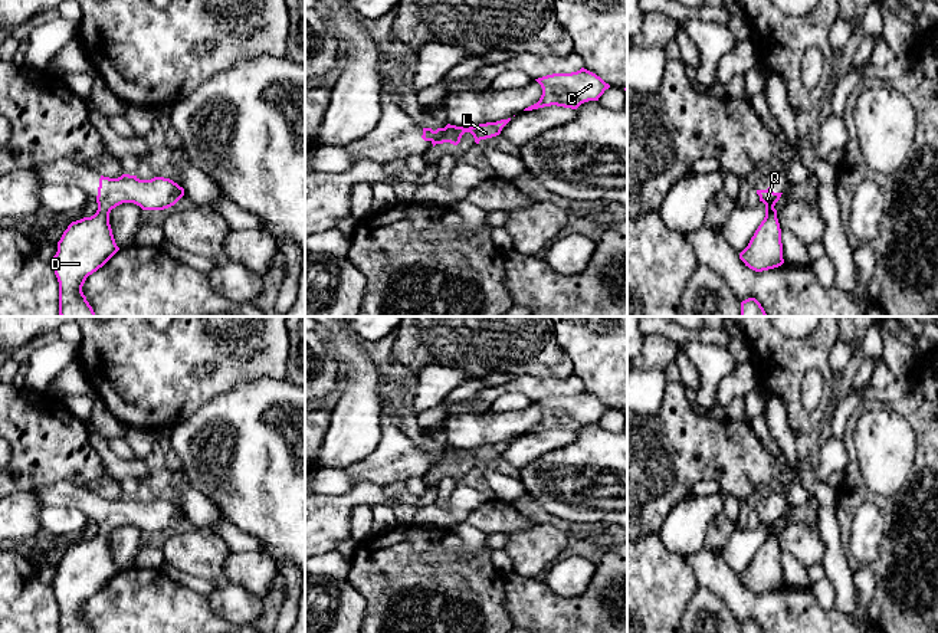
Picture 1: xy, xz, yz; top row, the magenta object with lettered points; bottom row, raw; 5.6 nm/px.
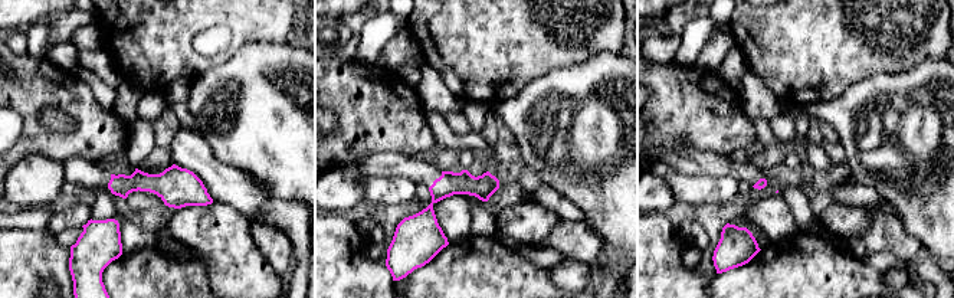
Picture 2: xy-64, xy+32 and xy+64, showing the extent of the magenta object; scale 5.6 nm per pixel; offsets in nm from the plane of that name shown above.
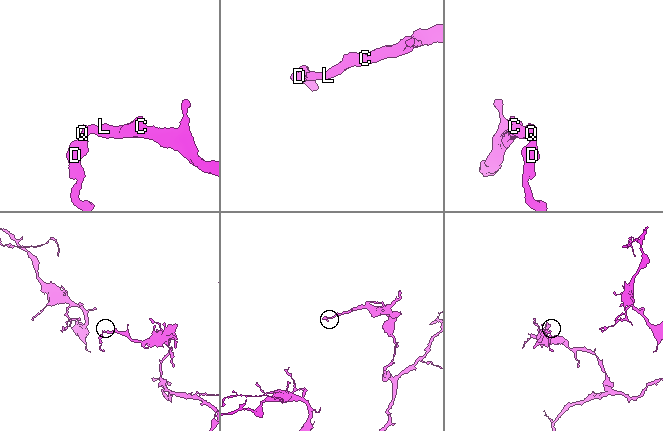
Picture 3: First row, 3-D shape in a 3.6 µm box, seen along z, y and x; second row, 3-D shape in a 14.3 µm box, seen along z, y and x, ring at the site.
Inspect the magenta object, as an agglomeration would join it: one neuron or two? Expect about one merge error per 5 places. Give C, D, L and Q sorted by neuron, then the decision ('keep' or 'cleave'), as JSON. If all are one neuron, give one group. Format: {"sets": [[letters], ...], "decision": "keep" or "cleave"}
{"sets": [["C", "D", "L", "Q"]], "decision": "keep"}

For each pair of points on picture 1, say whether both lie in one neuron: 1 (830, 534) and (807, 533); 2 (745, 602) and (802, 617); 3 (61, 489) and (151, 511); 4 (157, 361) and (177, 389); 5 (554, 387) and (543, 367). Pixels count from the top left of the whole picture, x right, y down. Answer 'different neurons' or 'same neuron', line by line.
1: different neurons
2: same neuron
3: same neuron
4: same neuron
5: different neurons

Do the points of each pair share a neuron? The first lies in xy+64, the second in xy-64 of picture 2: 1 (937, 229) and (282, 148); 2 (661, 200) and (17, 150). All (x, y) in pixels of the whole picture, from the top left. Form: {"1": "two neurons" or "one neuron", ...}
{"1": "one neuron", "2": "two neurons"}

